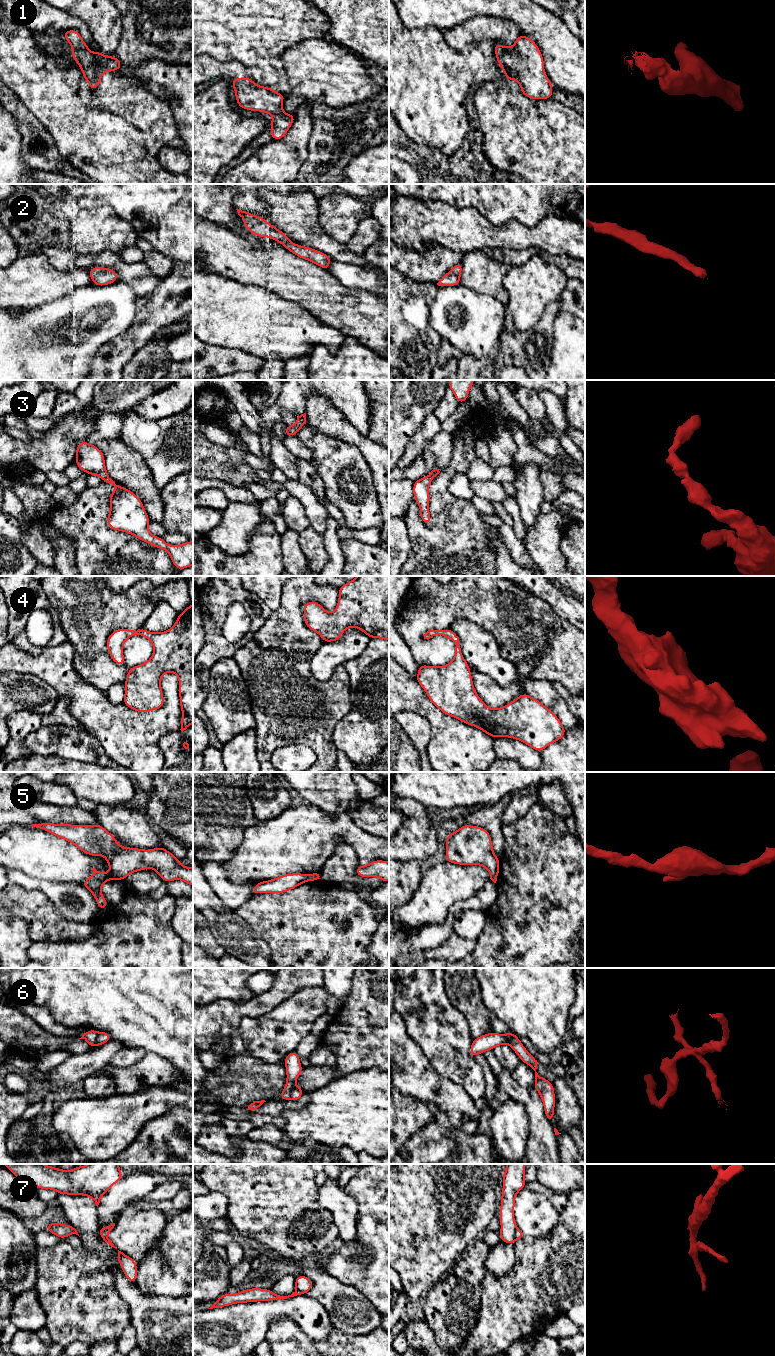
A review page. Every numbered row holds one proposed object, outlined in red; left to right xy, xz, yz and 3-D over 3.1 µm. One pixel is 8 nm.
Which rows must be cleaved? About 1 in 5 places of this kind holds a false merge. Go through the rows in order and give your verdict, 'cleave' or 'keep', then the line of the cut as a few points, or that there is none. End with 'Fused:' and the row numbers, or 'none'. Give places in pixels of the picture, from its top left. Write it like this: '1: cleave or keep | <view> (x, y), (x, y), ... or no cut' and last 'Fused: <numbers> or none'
1: keep | no cut
2: keep | no cut
3: keep | no cut
4: keep | no cut
5: keep | no cut
6: cleave | xy (97, 1032), (97, 1040), (94, 1045)
7: cleave | yz (516, 1227), (516, 1239)
Fused: 6, 7

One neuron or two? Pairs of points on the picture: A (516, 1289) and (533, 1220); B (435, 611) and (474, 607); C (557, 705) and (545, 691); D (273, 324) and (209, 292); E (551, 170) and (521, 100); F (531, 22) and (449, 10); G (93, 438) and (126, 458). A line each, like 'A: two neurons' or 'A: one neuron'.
A: two neurons
B: one neuron
C: one neuron
D: one neuron
E: two neurons
F: one neuron
G: two neurons

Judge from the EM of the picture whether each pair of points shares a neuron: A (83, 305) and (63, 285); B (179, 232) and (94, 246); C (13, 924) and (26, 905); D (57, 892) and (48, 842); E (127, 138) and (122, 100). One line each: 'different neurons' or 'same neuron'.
A: different neurons
B: different neurons
C: different neurons
D: different neurons
E: different neurons

